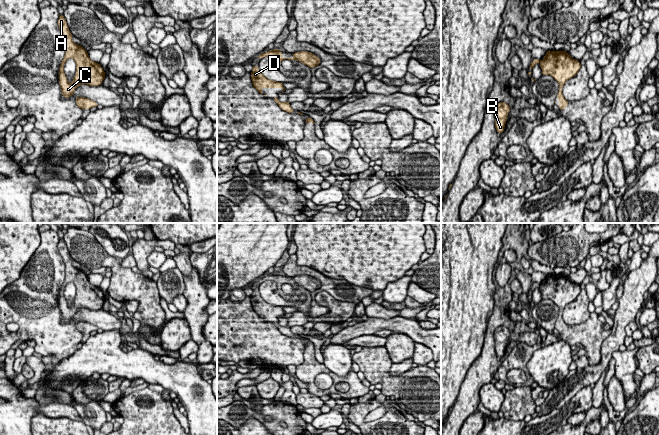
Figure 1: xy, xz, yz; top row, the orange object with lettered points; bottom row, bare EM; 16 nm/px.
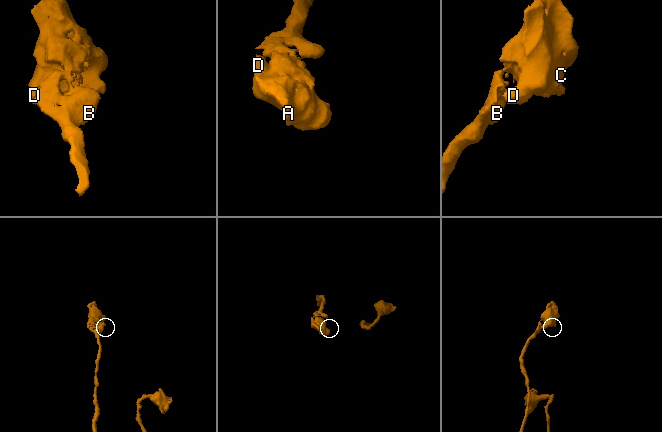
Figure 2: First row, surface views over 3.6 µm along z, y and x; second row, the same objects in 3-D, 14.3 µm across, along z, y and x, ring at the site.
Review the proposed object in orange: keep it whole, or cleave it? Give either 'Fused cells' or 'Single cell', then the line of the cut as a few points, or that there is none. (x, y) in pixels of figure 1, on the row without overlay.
Single cell. No split

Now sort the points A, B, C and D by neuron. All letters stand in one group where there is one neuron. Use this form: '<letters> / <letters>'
A B C D

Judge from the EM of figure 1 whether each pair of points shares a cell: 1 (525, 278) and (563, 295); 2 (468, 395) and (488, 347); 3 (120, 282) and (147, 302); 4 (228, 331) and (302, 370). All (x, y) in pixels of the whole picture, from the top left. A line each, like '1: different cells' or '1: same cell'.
1: different cells
2: same cell
3: same cell
4: different cells

